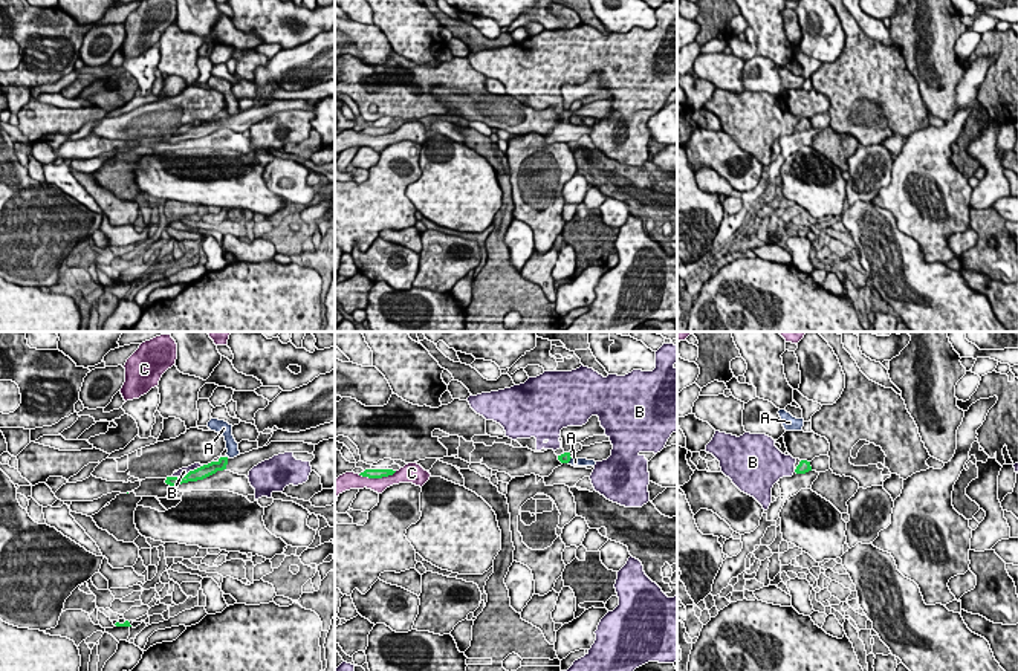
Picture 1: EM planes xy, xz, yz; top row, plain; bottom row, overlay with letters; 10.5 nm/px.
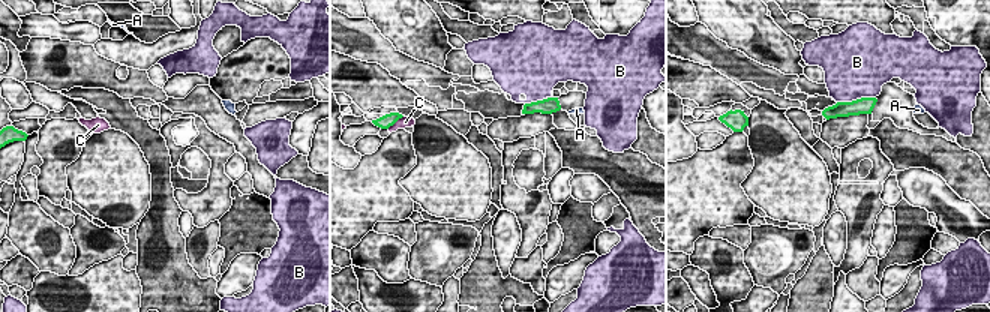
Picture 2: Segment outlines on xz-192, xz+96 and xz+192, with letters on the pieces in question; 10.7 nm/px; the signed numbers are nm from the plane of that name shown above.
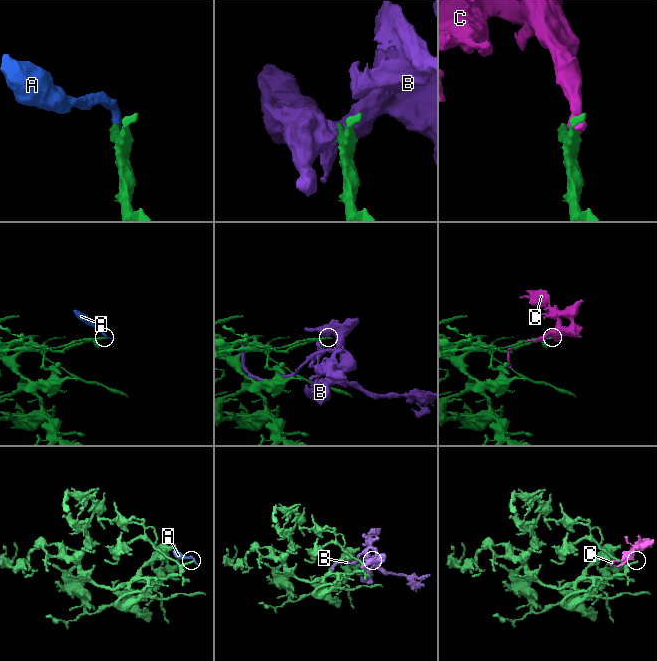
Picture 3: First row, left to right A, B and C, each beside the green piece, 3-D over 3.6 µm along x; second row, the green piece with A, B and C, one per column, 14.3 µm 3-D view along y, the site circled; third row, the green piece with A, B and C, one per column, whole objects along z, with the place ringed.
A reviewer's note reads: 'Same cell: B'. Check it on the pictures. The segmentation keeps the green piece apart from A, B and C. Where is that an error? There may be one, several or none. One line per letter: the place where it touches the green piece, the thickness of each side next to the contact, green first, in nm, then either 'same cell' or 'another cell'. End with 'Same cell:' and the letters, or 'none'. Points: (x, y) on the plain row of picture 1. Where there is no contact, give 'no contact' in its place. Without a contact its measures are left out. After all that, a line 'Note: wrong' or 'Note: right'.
A: xz (569, 118) | 100/100 nm | another cell
B: xy (188, 130) | 130/90 nm | another cell
C: xz (376, 135) | 100/160 nm | another cell
Same cell: none
Note: wrong

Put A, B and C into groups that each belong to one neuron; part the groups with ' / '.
A / B / C

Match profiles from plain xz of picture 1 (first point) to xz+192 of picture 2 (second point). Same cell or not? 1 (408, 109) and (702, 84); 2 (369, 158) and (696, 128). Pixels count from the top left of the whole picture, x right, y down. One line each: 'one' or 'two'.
1: one
2: two

